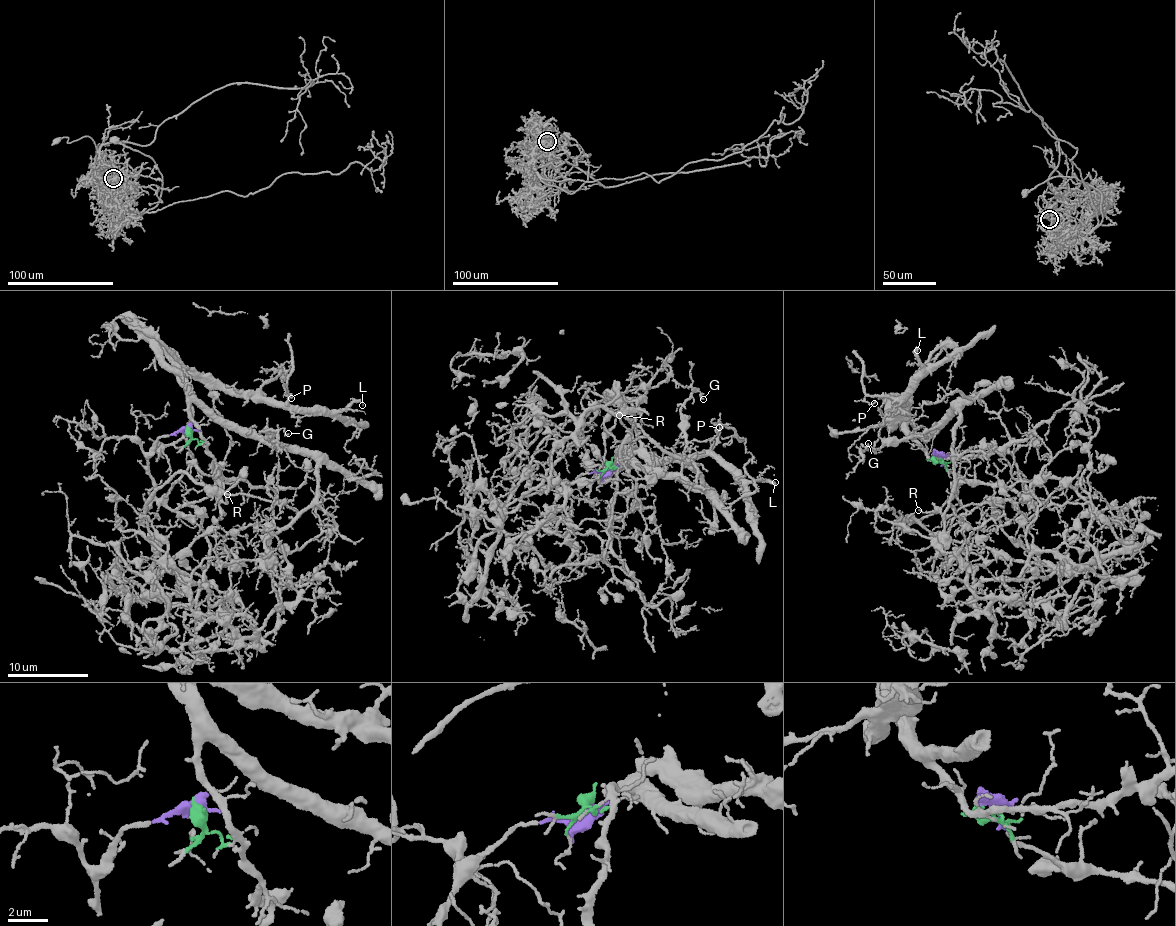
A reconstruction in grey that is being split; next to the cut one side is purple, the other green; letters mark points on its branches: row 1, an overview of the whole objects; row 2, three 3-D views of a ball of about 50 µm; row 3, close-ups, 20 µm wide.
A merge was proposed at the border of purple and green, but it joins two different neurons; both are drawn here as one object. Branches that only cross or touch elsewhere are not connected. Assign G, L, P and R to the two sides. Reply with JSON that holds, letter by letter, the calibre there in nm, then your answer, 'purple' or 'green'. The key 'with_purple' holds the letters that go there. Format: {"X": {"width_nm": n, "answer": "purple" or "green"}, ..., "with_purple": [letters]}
{"G": {"width_nm": 130, "answer": "green"}, "L": {"width_nm": 200, "answer": "green"}, "P": {"width_nm": 130, "answer": "green"}, "R": {"width_nm": 110, "answer": "purple"}, "with_purple": ["R"]}

